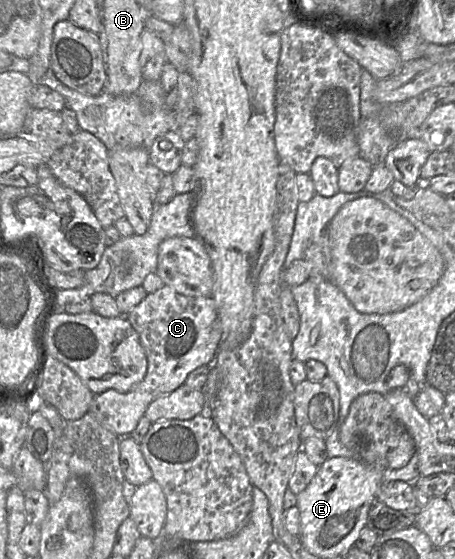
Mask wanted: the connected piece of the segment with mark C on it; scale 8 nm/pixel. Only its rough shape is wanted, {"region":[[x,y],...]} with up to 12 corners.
{"region":[[168,285],[124,316],[146,375],[94,395],[87,412],[120,438],[154,400],[214,363],[212,297]]}

